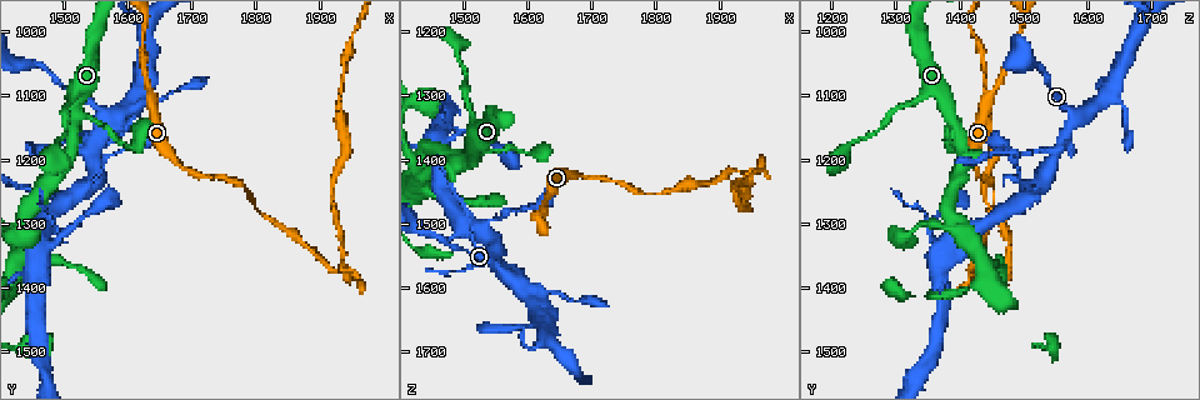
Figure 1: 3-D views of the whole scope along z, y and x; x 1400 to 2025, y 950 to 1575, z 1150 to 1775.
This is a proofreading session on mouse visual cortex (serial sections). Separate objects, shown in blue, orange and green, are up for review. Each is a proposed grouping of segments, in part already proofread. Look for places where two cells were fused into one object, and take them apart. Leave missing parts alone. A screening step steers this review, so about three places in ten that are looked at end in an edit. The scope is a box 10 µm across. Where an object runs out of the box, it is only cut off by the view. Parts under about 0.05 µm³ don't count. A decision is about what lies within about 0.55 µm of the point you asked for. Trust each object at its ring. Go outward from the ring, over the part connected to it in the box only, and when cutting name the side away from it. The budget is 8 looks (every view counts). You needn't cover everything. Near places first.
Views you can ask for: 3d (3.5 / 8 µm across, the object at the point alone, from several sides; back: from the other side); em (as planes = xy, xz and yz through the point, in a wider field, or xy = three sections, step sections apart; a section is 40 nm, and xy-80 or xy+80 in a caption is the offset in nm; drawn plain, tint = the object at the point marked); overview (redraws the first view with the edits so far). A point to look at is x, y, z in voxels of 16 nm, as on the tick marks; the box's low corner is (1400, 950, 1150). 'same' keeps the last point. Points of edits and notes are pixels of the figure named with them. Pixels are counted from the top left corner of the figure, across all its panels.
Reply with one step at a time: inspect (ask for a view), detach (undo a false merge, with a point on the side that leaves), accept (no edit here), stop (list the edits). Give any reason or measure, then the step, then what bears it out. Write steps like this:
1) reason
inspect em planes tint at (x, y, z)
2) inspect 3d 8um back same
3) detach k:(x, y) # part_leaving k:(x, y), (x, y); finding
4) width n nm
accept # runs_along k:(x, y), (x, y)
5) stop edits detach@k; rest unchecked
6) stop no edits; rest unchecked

a narrow waist
inspect 3d 3.5um at (1520, 1130, 1385)

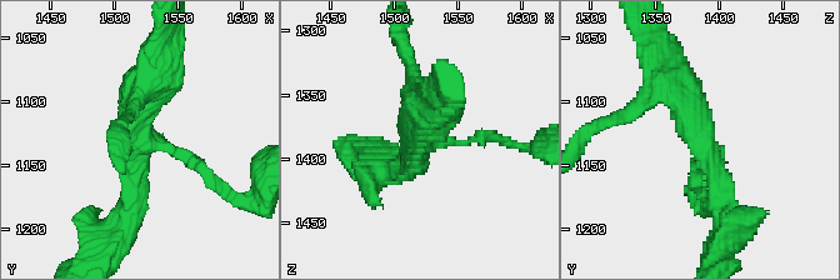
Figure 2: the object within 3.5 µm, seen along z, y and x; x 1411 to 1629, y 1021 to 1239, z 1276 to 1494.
arms 3; arm_widths 100, 300, 500 nm
inspect em xy step 2 tint at (1518, 1130, 1386)

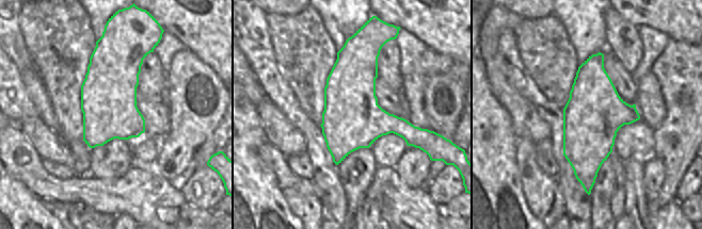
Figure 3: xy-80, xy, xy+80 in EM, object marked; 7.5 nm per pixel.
accept # one cell here

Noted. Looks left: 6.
abrupt turn
inspect 3d 8um at (1550, 1180, 1560)

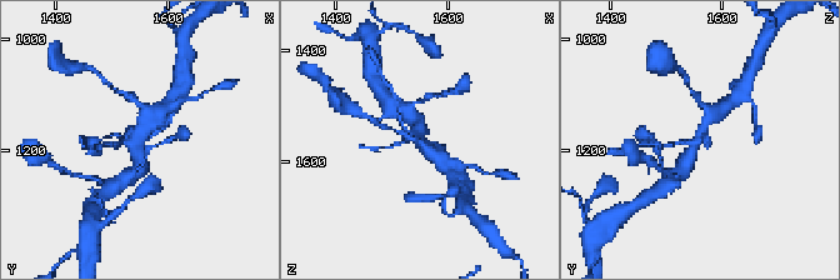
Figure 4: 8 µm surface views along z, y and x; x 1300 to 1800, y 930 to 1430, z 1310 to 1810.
inspect 3d 3.5um same

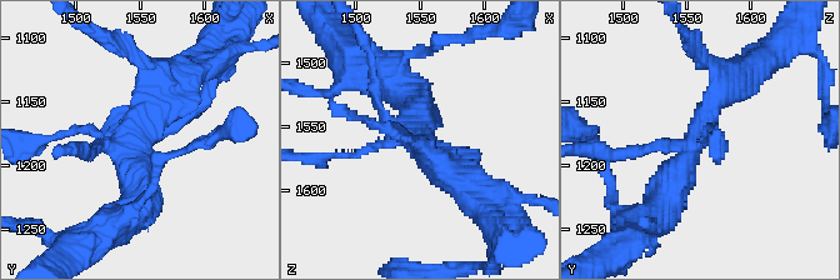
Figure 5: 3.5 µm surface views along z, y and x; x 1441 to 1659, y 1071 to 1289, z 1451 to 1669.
inspect em xy step 1 tint at (1548, 1176, 1560)

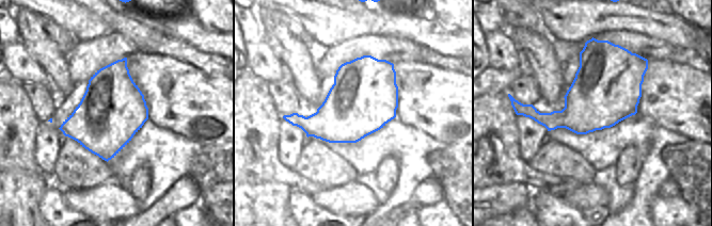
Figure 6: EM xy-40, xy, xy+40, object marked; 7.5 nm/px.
accept # runs_along 5:(714, 66), (724, 89), (660, 208); all the same cell

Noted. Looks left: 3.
three-way junction
inspect 3d 3.5um at (1440, 1360, 1445)

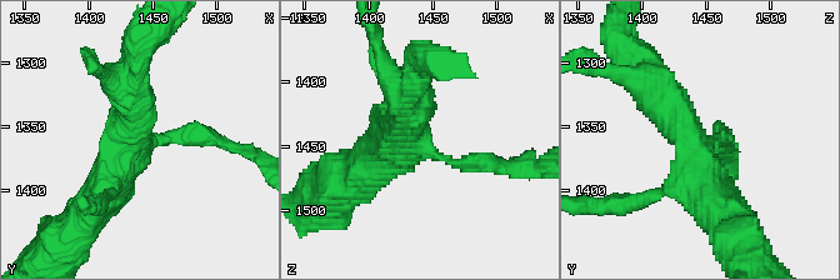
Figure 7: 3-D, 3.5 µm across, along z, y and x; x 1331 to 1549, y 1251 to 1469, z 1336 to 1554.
arms 3; arm_widths 200, 500, 500 nm; shape alone is not enough
inspect em xy step 3 tint at (1440, 1362, 1446)

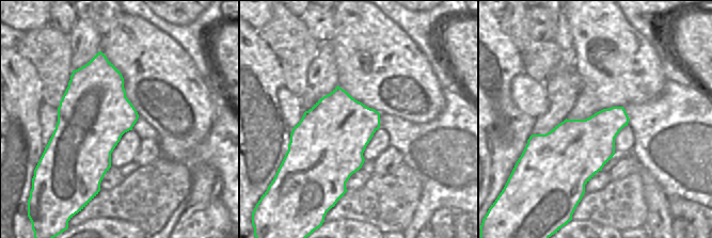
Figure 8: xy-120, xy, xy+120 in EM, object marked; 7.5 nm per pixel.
accept # runs_along 7:(405, 90), (424, 148), (493, 166); continuous, no second cell

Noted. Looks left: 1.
stop no edits; rest unchecked

